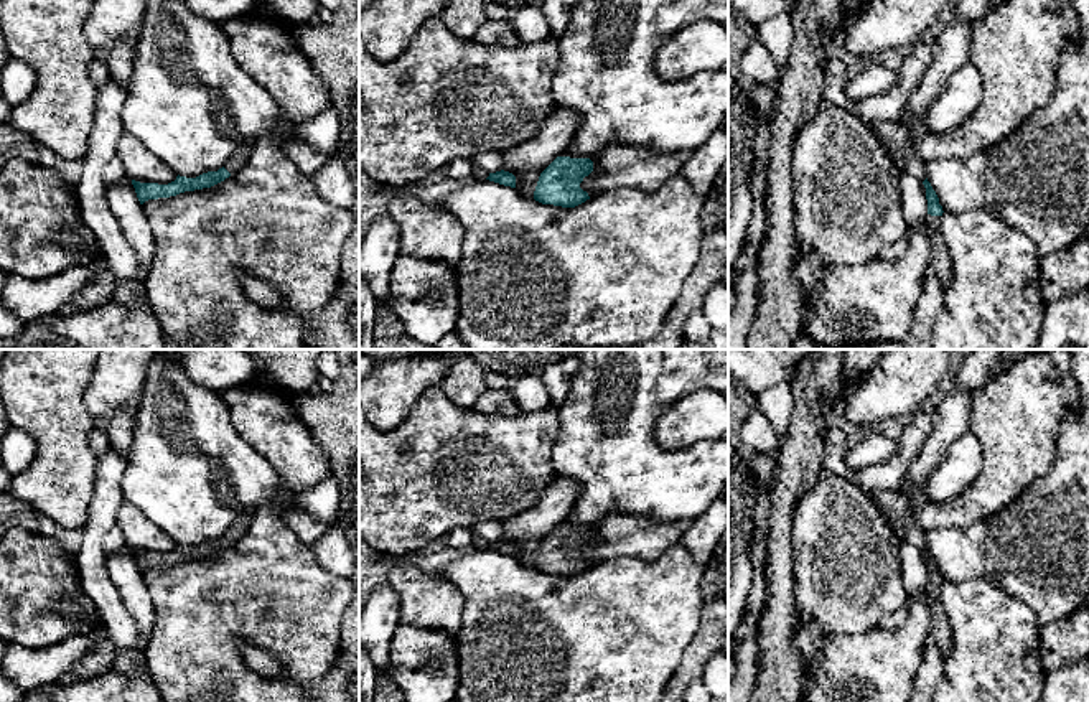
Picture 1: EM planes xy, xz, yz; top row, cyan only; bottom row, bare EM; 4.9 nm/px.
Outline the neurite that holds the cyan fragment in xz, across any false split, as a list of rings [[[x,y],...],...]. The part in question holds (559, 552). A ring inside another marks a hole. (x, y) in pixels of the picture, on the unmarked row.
[[[557,526],[539,545],[534,569],[542,573],[575,577],[588,562],[580,557],[585,545],[593,541],[590,527]]]

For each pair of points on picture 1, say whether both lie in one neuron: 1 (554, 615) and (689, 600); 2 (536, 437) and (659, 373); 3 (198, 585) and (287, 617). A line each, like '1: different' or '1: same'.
1: same
2: different
3: same

